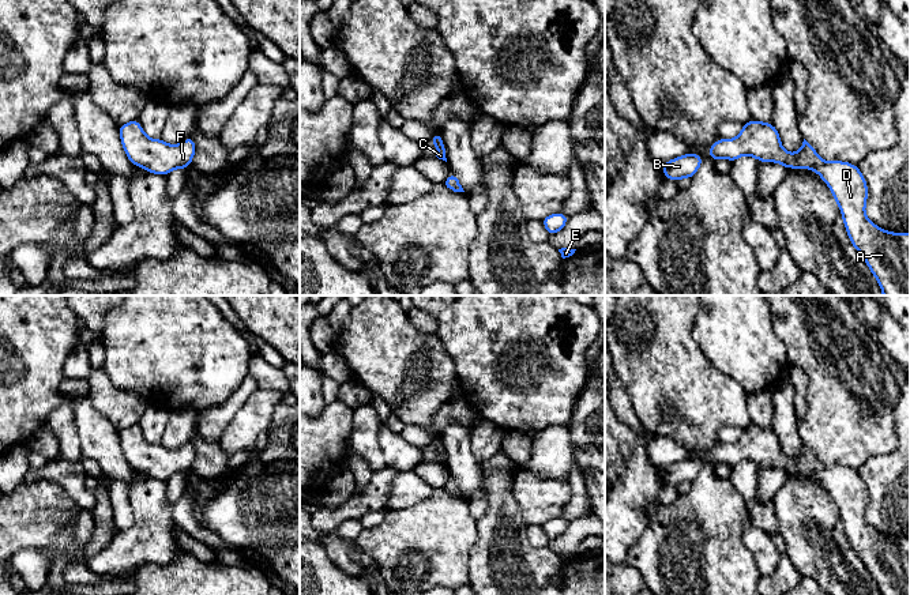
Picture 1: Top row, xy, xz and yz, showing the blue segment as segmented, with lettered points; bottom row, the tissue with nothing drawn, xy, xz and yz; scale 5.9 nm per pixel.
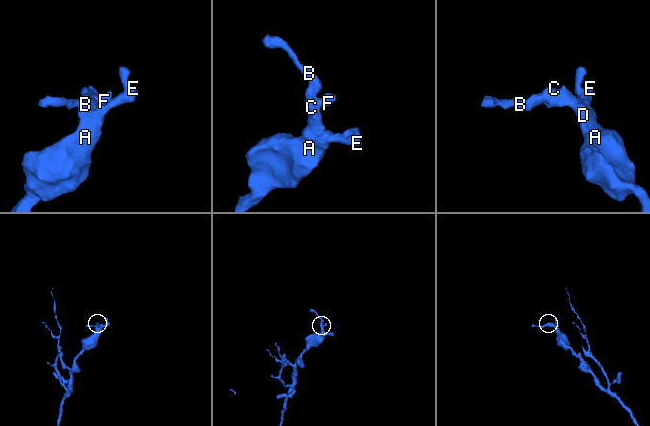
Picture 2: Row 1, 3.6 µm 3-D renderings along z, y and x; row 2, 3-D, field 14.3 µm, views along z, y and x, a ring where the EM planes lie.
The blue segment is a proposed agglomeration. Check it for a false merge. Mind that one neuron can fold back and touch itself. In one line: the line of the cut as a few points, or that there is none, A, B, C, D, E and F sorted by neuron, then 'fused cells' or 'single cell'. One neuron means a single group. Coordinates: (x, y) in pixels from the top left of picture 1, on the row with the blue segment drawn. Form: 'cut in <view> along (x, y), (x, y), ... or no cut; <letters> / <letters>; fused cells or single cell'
no cut; A B C D E F; single cell

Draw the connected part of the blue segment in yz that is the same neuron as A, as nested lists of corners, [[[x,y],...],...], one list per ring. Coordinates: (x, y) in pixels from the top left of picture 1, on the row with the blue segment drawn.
[[[749,120],[744,124],[737,138],[719,138],[708,148],[708,157],[715,162],[722,158],[734,162],[742,155],[751,155],[759,162],[781,163],[787,170],[791,167],[815,170],[828,185],[839,206],[850,242],[864,257],[868,268],[876,278],[883,295],[910,295],[910,233],[891,233],[880,229],[866,218],[865,206],[868,200],[868,185],[858,166],[843,161],[823,161],[815,147],[805,139],[801,148],[796,154],[791,154],[782,147],[776,128],[771,123],[762,123],[757,120]]]

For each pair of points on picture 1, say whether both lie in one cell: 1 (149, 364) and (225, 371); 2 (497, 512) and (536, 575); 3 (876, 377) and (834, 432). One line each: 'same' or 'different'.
1: same
2: same
3: same

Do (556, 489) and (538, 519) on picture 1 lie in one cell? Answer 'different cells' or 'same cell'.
same cell

